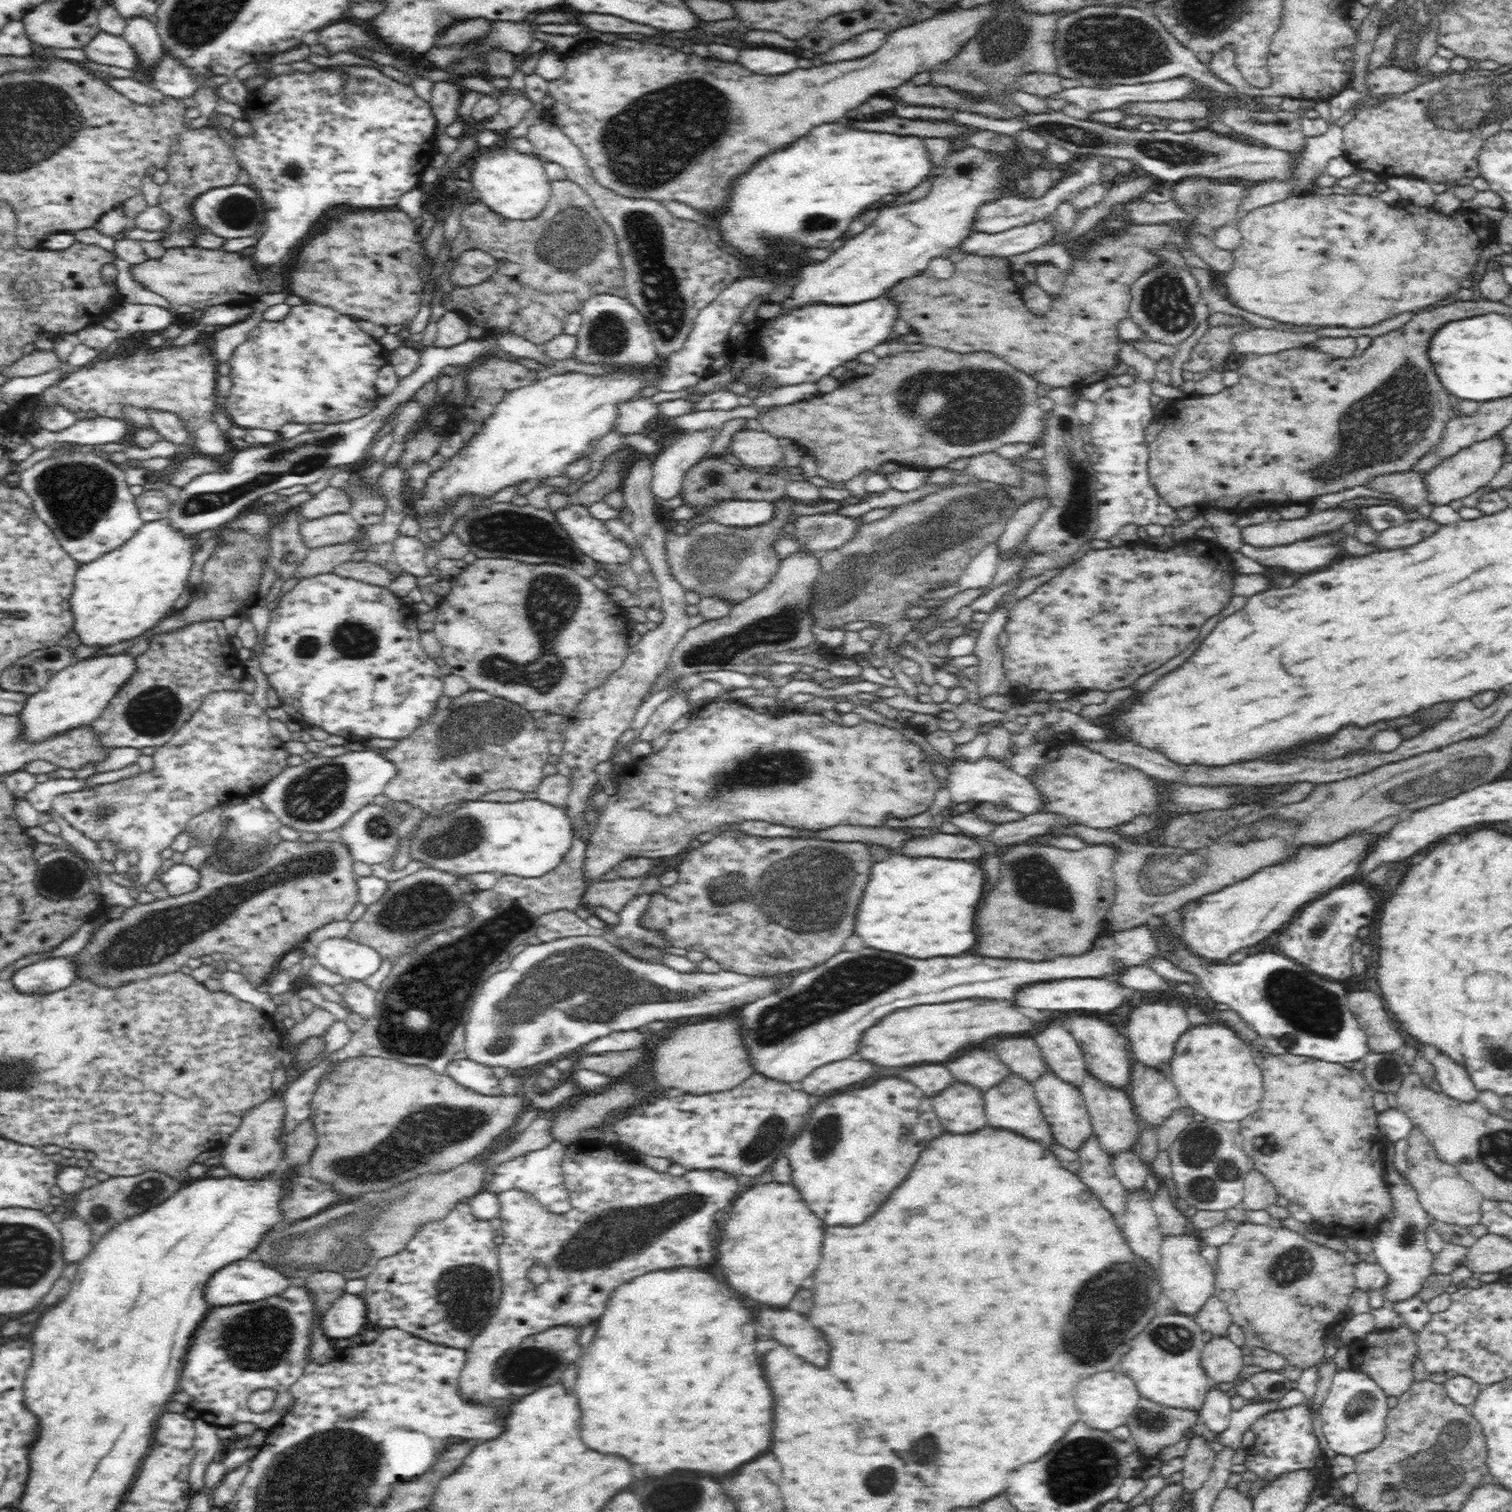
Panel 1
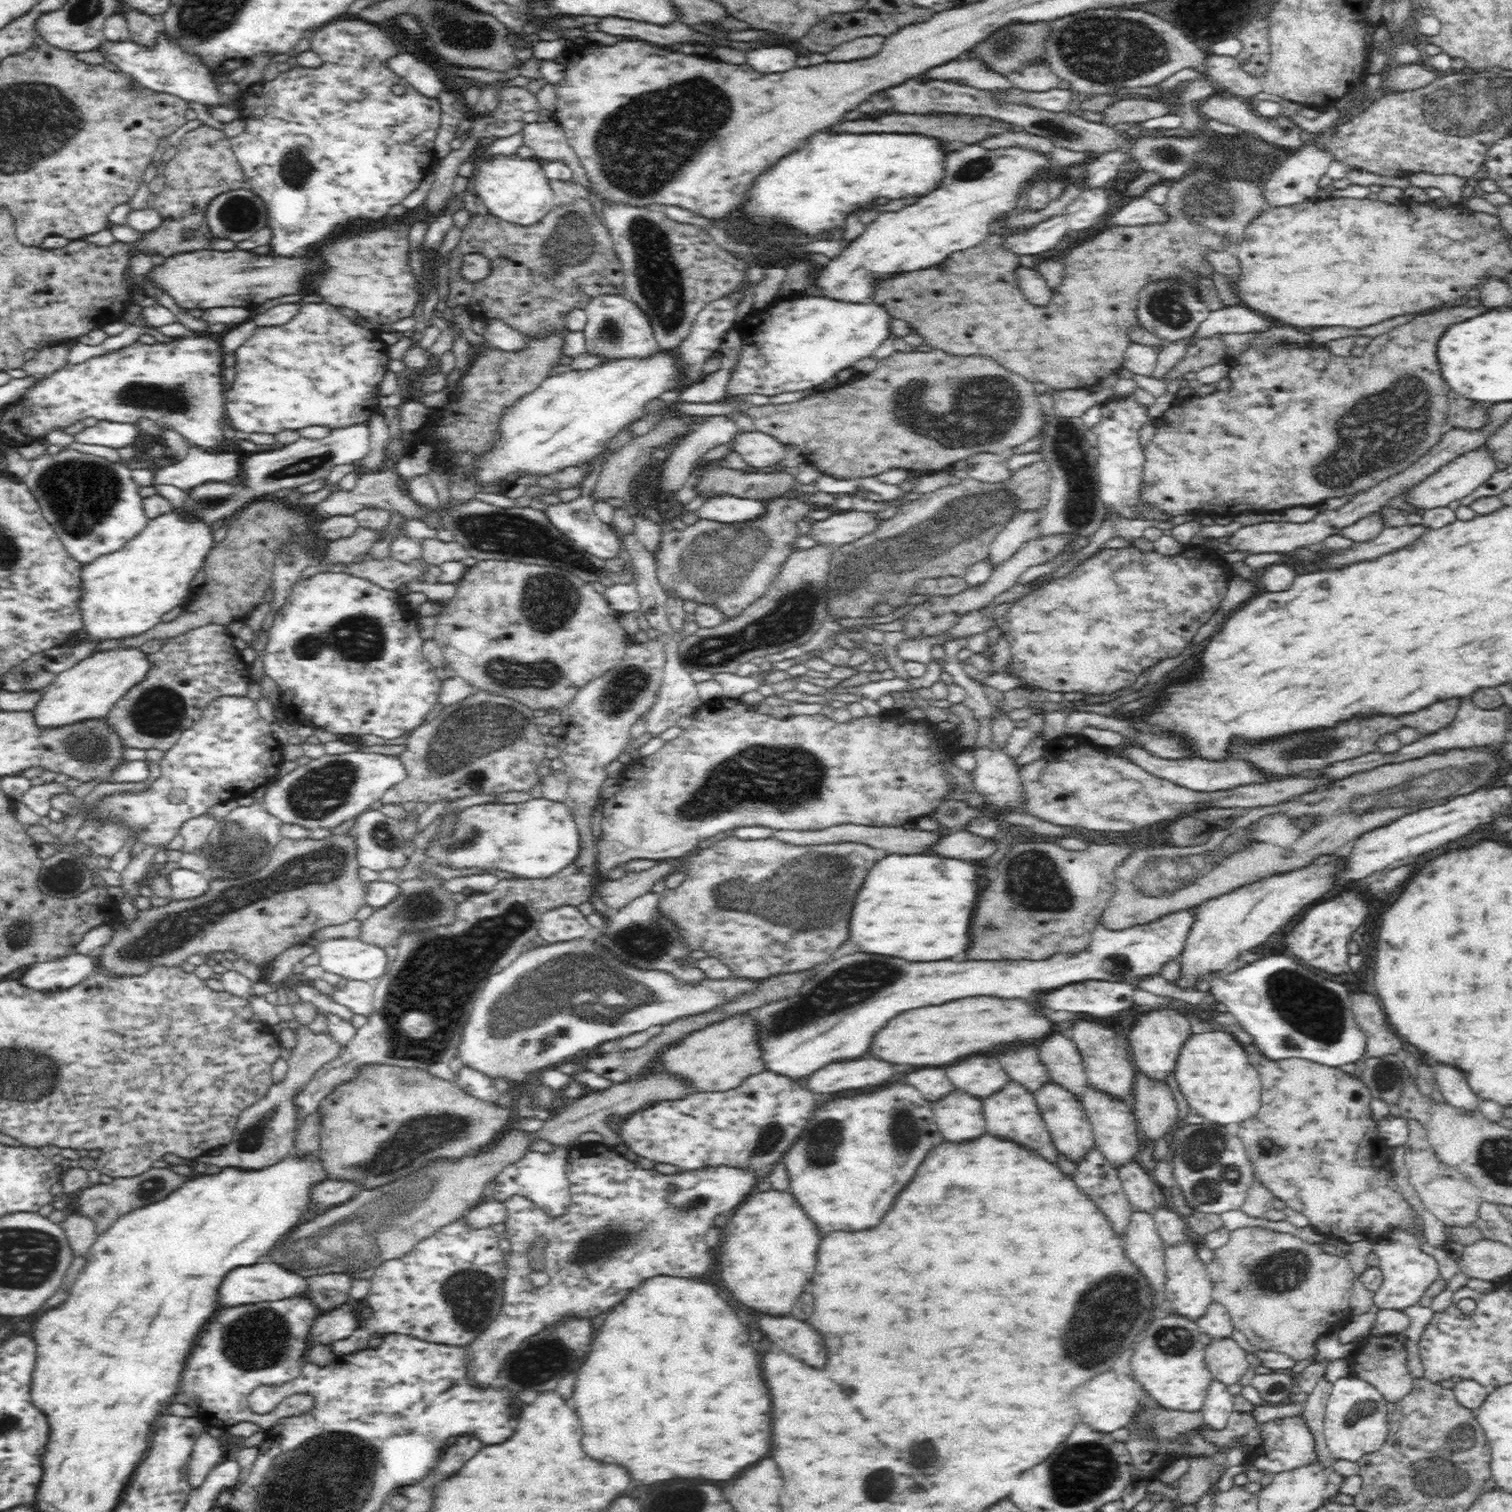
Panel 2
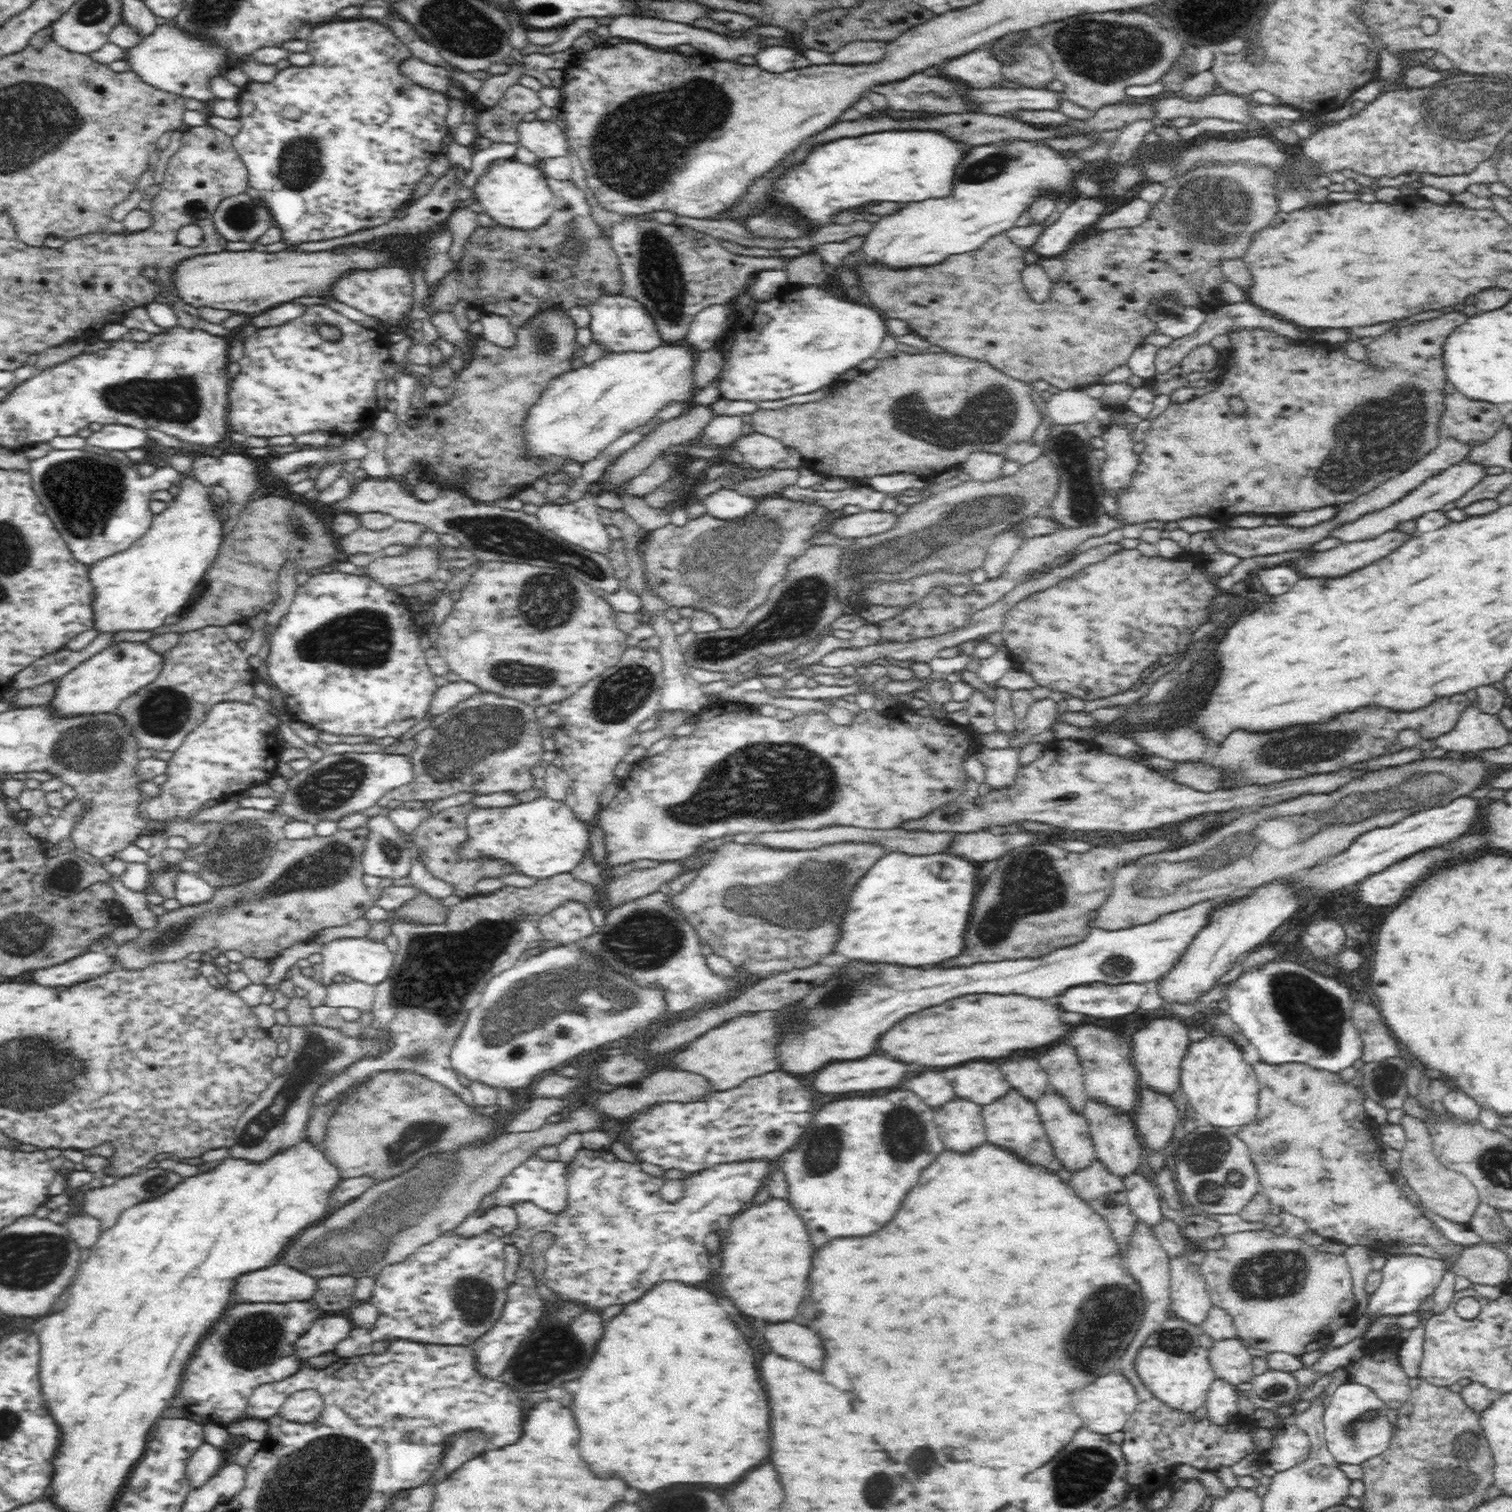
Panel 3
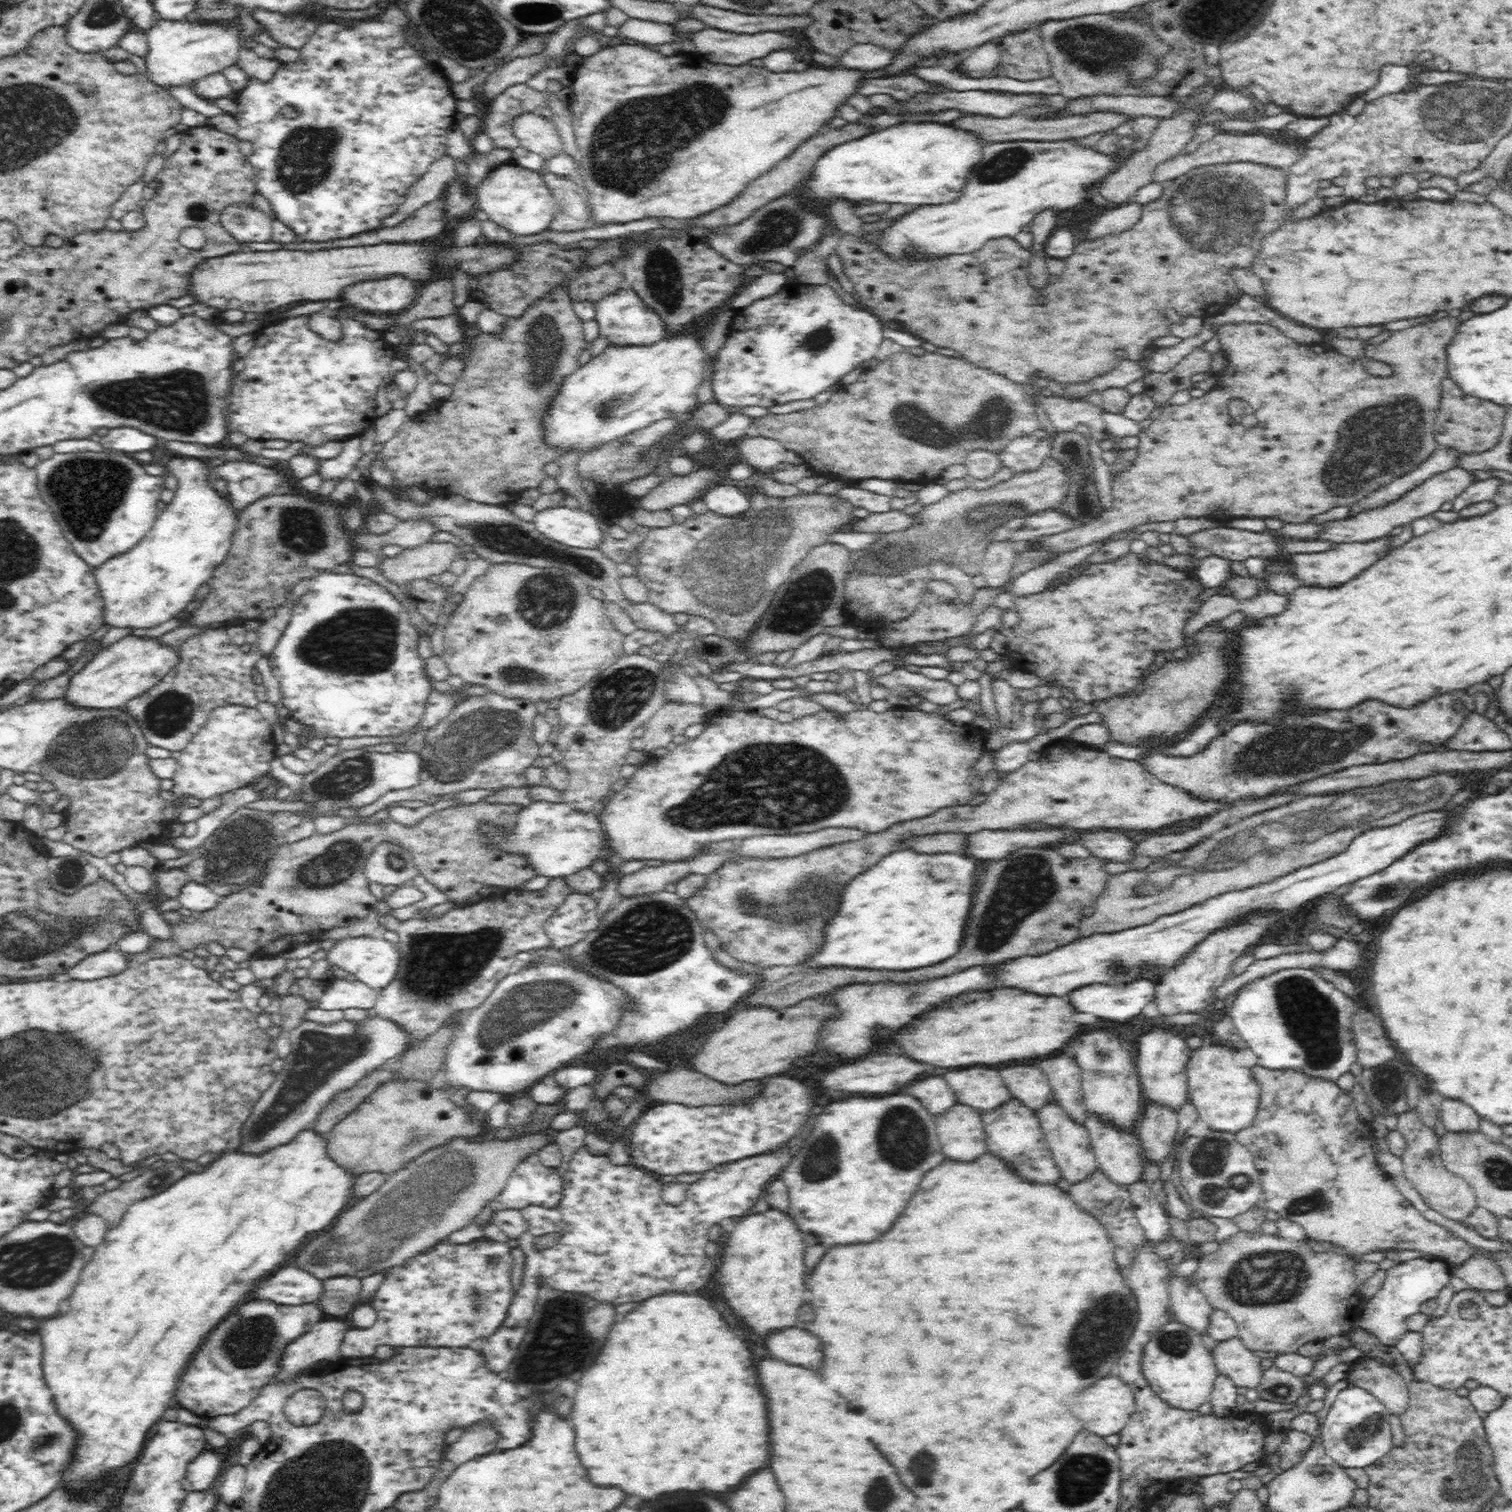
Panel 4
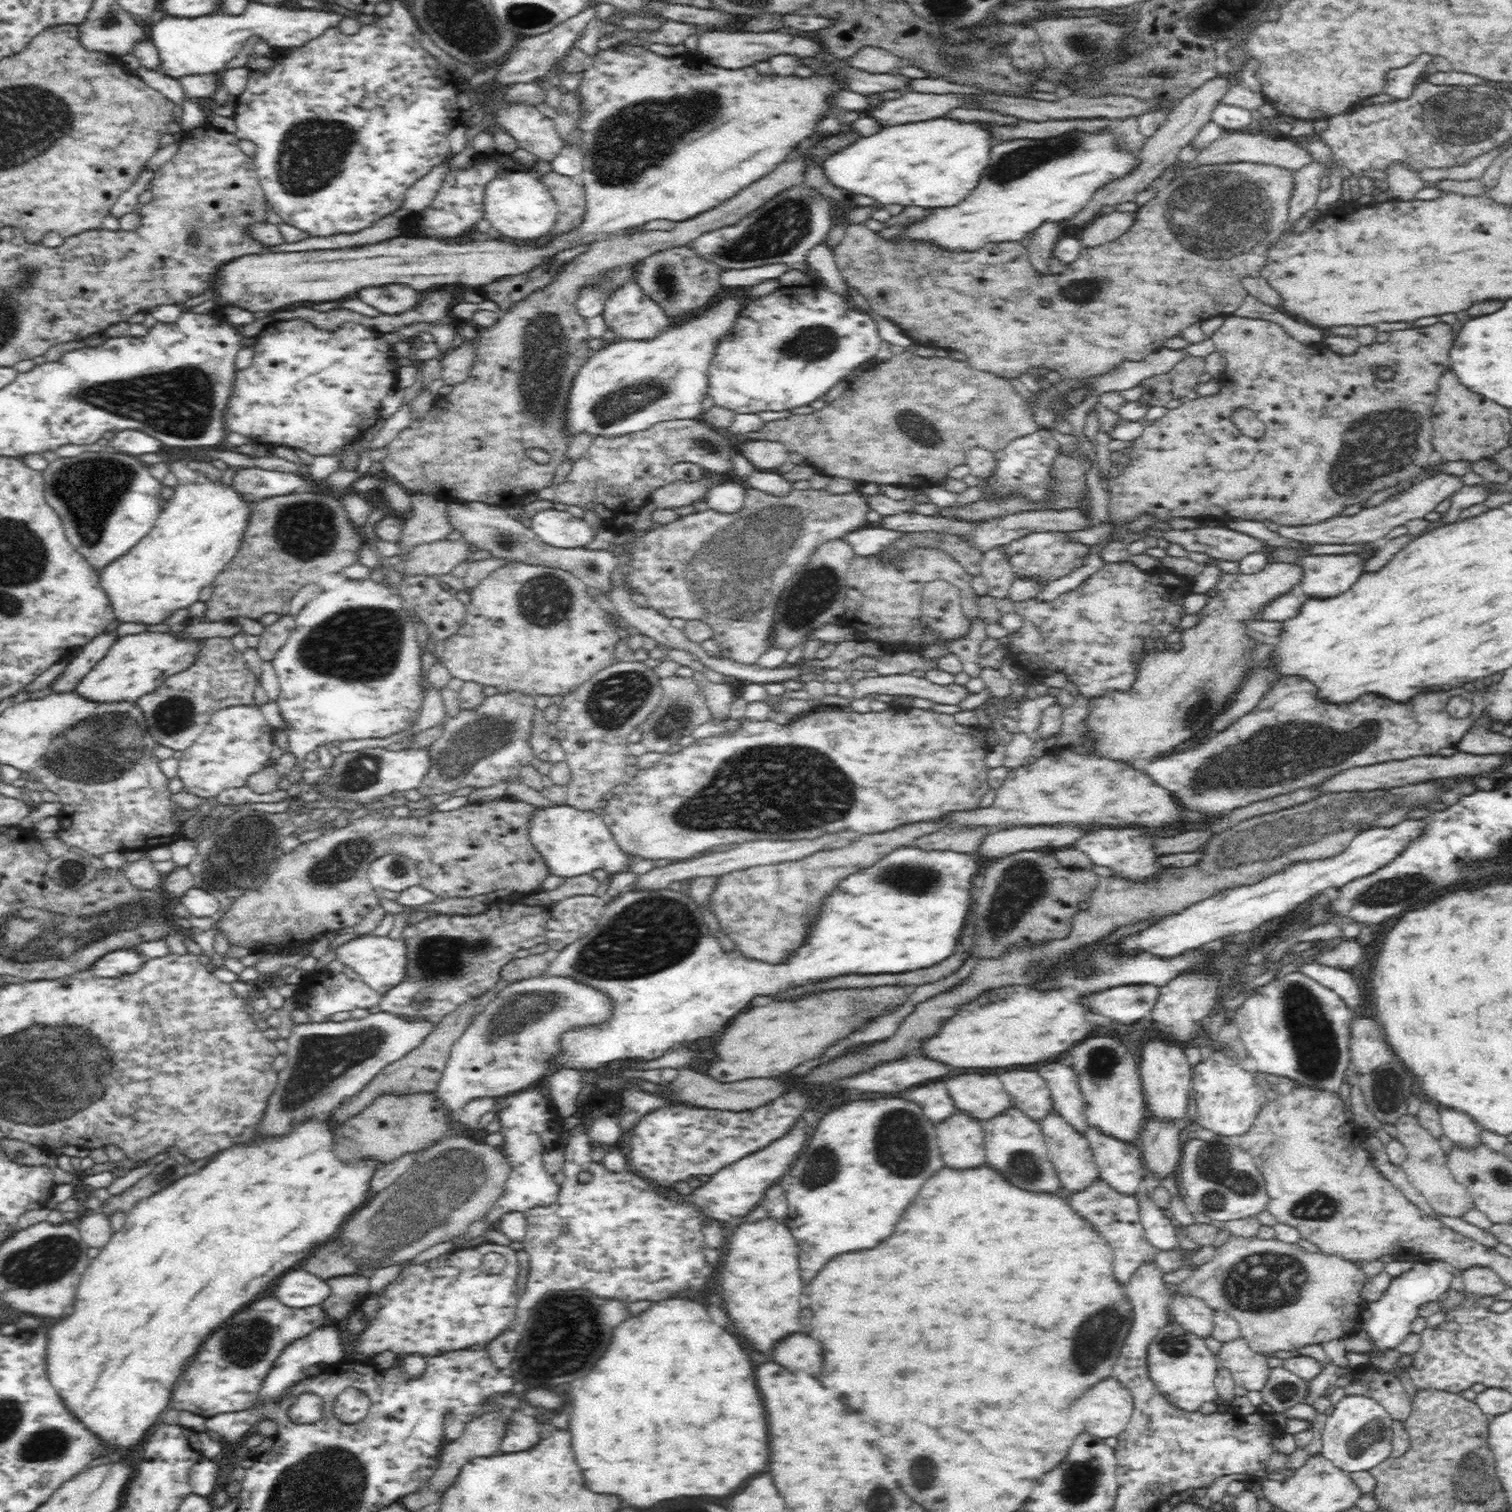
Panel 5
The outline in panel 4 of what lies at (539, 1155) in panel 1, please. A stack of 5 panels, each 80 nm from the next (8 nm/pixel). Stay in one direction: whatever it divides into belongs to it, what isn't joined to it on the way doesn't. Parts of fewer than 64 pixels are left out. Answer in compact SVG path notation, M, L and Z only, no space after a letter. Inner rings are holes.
M530 1153L516 1164L505 1188L490 1202L490 1210L496 1213L500 1210L510 1210L510 1208L522 1210L528 1206L552 1208L562 1198L562 1190L563 1175L557 1168L544 1166L537 1153Z

